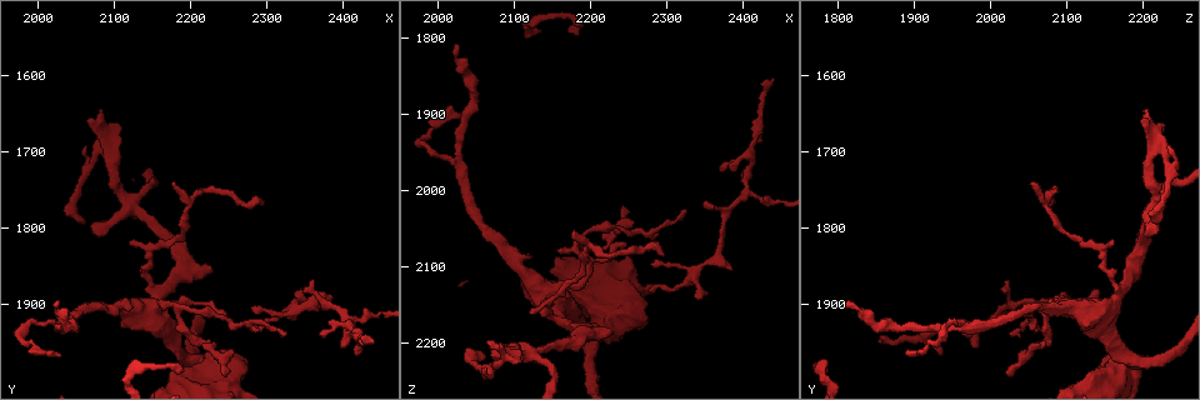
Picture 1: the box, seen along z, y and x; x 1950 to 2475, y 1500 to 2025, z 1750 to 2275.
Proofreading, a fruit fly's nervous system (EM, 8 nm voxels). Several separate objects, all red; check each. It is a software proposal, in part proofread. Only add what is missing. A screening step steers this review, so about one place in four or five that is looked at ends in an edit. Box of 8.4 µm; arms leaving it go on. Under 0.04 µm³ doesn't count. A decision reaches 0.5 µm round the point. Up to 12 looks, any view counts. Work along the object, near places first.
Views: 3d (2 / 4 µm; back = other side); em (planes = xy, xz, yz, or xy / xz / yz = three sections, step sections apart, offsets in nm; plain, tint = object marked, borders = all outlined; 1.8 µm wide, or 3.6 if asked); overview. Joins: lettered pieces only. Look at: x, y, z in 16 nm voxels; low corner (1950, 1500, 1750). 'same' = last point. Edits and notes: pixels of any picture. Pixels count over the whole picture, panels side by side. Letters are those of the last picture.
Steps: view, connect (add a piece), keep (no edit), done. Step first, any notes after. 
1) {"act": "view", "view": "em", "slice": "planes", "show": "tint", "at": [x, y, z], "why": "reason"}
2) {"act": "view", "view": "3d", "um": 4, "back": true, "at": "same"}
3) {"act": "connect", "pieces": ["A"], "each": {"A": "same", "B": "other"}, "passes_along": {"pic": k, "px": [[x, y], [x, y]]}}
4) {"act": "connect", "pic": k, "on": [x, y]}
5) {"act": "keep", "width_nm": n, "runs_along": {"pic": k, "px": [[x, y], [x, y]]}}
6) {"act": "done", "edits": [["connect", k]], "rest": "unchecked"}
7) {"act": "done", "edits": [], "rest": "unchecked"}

{"act": "view", "view": "3d", "um": 2, "at": [2180, 1745, 2055], "why": "free end"}

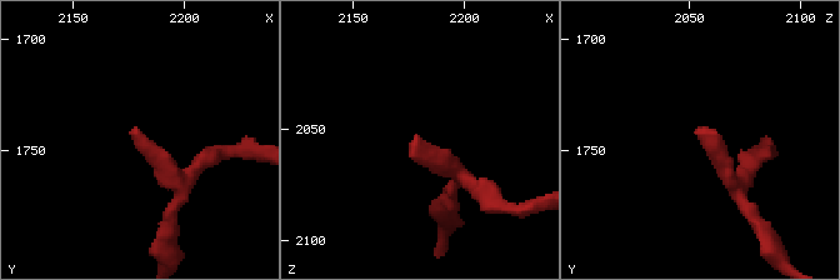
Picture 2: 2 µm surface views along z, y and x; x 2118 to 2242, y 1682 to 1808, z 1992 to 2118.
{"act": "view", "view": "em", "slice": "planes", "show": "borders", "at": [2177, 1741, 2054], "why": "shape alone is not enough"}

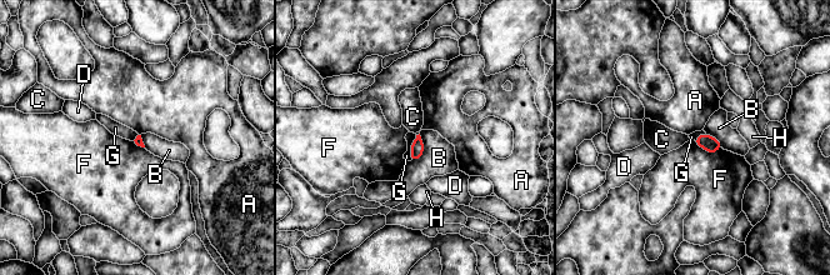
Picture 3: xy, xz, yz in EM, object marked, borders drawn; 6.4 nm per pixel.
{"act": "keep", "each": {"A": "other", "B": "other", "C": "other", "D": "other", "F": "other", "G": "other", "H": "other"}, "found": "none of them fits"}

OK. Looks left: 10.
{"act": "view", "view": "em", "slice": "planes", "show": "borders", "at": [2375, 1940, 1970], "why": "free end"}

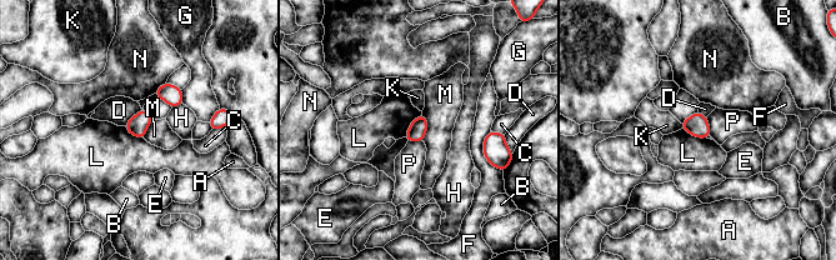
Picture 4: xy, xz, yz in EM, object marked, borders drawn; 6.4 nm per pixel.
{"act": "keep", "each": {"A": "other", "B": "other", "C": "other", "D": "other", "E": "other", "F": "other", "G": "other", "H": "other", "K": "other", "L": "other", "M": "other", "N": "other", "P": "other"}, "border": {"pic": 4, "px": [[421, 113], [411, 123], [405, 136]]}, "found": "no lettered piece goes on from it"}

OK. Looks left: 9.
{"act": "view", "view": "3d", "um": 4, "at": [2445, 1945, 1850], "why": "an open end"}

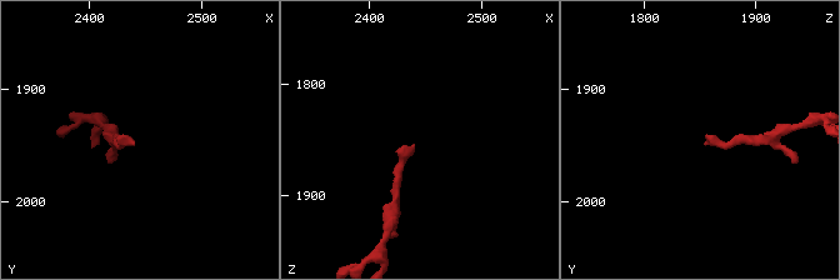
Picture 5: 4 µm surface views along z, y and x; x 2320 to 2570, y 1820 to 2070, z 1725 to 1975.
{"act": "view", "view": "em", "slice": "yz", "step": 8, "show": "borders", "at": [2442, 1948, 1856]}

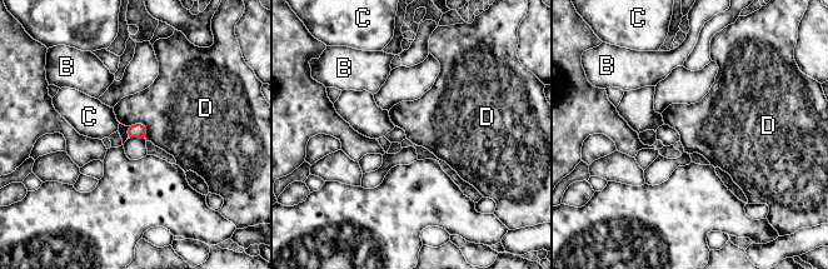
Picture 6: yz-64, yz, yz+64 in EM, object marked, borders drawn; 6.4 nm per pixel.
{"act": "view", "view": "em", "slice": "planes", "show": "borders", "at": "same", "why": "another direction"}

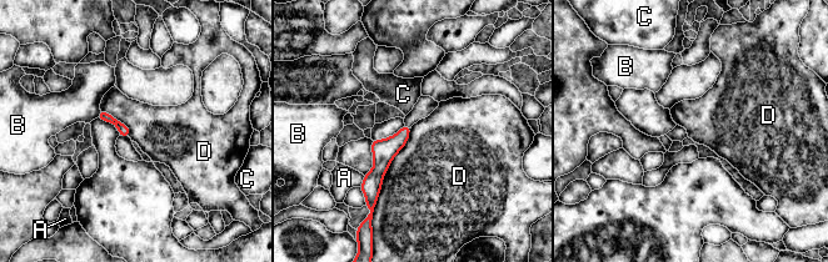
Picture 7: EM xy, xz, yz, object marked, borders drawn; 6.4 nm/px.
{"act": "connect", "pieces": ["B"], "longest_contact_nm": ["D", 600], "each": {"A": "other", "B": "same", "C": "other", "D": "other"}, "passes_along": {"pic": 7, "px": [[124, 130], [98, 114], [80, 102]]}, "found": "the neuron continues"}

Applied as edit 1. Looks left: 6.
{"act": "view", "view": "overview", "why": "see it whole again"}

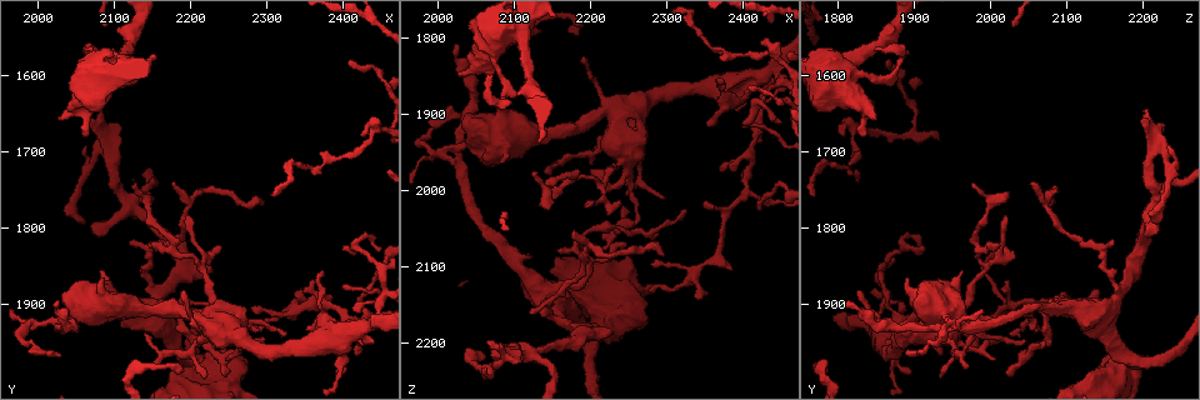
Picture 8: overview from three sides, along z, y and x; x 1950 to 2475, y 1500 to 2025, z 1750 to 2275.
{"act": "view", "view": "3d", "um": 2, "at": [2345, 1880, 2140], "why": "free end"}

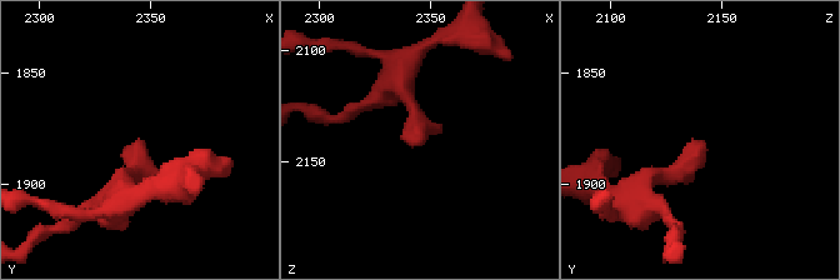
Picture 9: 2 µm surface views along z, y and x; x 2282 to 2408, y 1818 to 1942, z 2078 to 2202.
{"act": "view", "view": "em", "slice": "planes", "show": "borders", "at": [2345, 1879, 2138], "why": "need the tissue"}

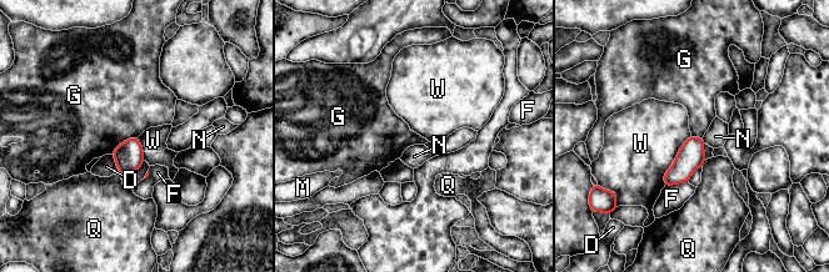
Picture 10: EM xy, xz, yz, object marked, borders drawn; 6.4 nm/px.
{"act": "keep", "longest_contact_nm": ["W", 380], "each": {"D": "other", "F": "other", "G": "other", "M": "other", "N": "other", "Q": "other", "W": "other"}, "border": {"pic": 10, "px": [[136, 136], [128, 137], [110, 154]]}, "found": "no lettered piece goes on from it"}

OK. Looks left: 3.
{"act": "view", "view": "em", "um": 3.6, "slice": "planes", "show": "borders", "at": [2225, 1975, 2180], "why": "abrupt turn"}

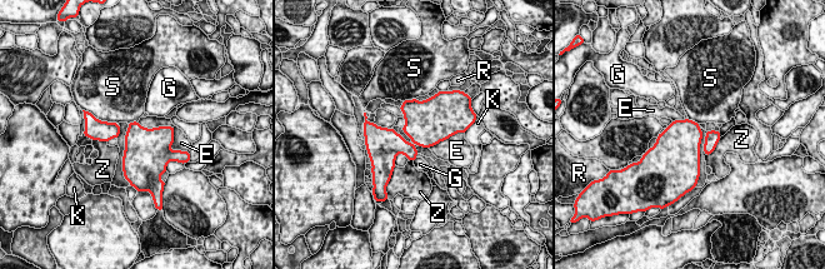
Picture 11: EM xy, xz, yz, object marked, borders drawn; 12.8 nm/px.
{"act": "keep", "each": {"E": "other", "G": "other", "K": "other", "R": "other", "S": "other", "Z": "other"}, "border": {"pic": 11, "px": [[136, 121], [171, 126], [174, 150]]}, "found": "none of them fits"}

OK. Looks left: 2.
{"act": "done", "edits": [["connect", 7]], "rest": "unchecked"}

